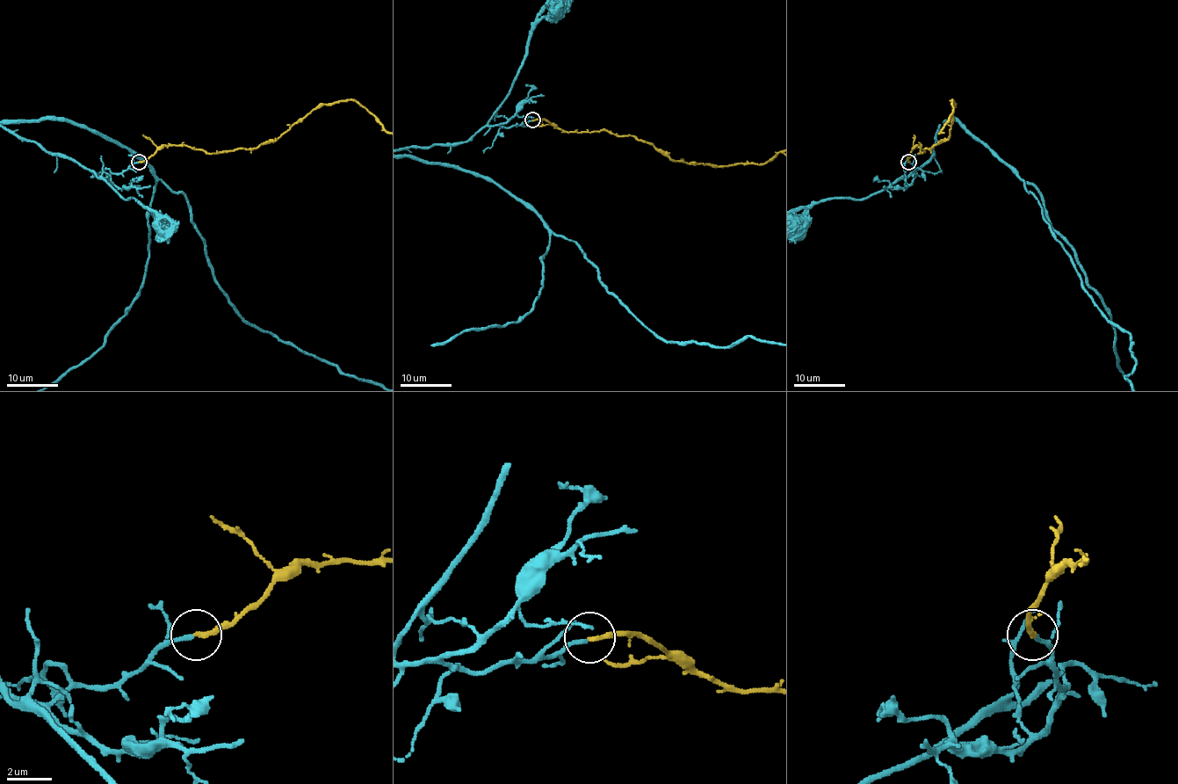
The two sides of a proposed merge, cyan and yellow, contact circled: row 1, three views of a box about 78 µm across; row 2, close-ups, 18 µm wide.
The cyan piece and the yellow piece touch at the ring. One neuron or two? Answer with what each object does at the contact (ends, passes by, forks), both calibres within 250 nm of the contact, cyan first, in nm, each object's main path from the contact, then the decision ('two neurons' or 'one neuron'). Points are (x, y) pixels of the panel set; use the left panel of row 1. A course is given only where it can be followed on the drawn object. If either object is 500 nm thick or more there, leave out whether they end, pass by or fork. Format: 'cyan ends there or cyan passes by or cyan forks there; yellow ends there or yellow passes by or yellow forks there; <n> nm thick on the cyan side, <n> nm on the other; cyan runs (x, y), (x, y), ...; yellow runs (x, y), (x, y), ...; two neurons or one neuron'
cyan ends there; yellow ends there; 170 nm thick on the cyan side, 220 nm on the other; cyan runs (138, 162), (121, 172), (100, 177), (95, 173), (121, 198), (140, 202), (162, 230), (164, 225); yellow runs (140, 162), (164, 145), (207, 153), (257, 148), (321, 105), (357, 100), (386, 131); two neurons

